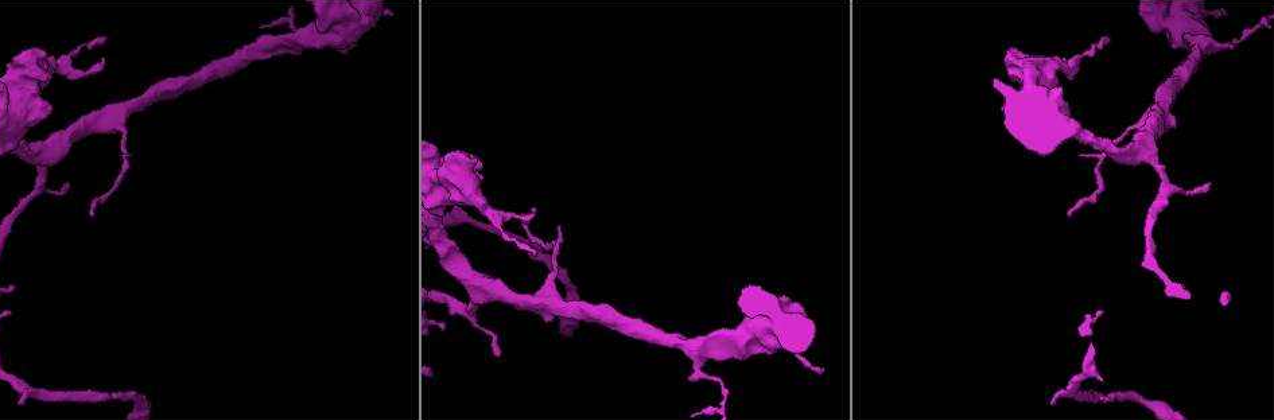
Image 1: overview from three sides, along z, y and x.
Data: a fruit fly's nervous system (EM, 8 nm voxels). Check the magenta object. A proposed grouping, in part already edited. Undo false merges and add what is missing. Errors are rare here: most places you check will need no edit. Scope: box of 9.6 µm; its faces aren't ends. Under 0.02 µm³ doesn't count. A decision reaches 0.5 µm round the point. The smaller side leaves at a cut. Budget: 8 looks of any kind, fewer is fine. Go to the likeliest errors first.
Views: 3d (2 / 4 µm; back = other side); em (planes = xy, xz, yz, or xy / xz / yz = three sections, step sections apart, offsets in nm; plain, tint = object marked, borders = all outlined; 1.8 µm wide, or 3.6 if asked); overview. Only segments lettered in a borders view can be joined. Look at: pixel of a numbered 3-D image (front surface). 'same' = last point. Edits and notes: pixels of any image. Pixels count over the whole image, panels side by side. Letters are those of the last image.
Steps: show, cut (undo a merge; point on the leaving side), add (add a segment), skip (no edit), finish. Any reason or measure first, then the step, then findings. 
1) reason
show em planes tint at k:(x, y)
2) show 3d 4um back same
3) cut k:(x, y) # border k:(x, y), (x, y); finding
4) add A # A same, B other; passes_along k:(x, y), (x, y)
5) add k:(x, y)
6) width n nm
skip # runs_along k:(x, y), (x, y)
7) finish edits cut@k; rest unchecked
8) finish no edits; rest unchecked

show em xy step 16 borders at 1:(1052, 402)

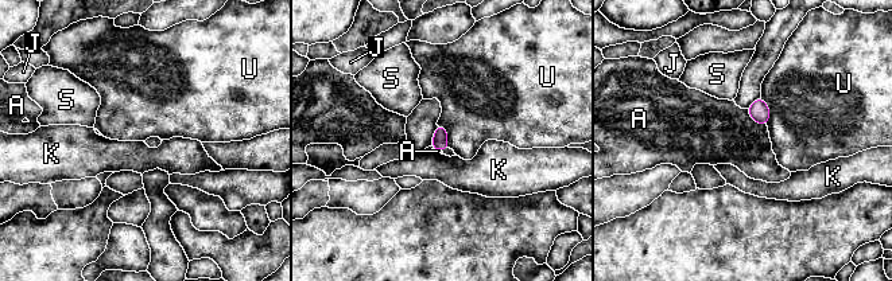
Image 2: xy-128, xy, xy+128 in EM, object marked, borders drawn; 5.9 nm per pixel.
cut it another way
show em planes borders same

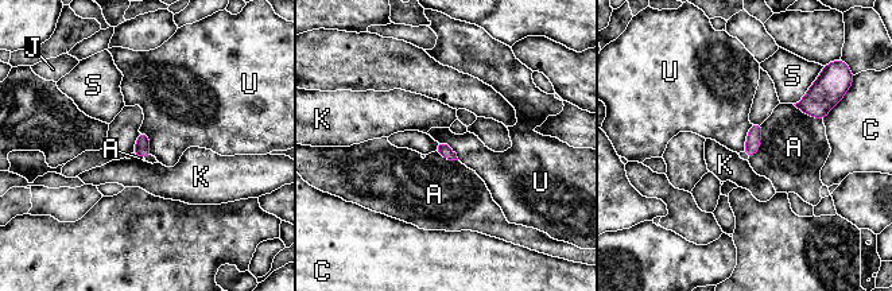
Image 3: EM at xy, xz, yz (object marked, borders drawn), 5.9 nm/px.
skip # A other, C other, J other, K other, S other, U other; no lettered segment goes on from it

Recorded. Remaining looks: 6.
show em planes borders at 1:(102, 60)

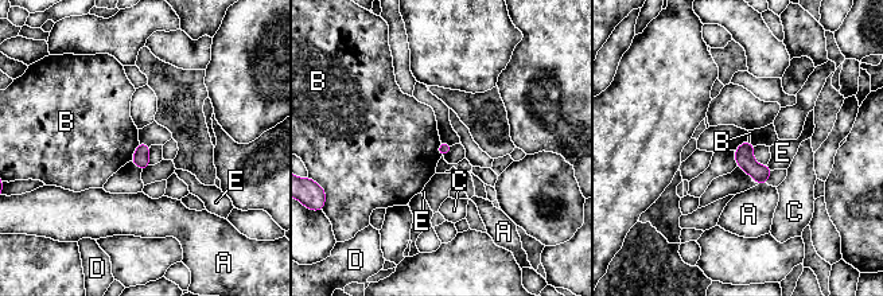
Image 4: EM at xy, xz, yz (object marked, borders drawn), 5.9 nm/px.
skip # A other, B other, C other, D other, E other; border 4:(139, 141), (129, 160); no lettered segment goes on from it

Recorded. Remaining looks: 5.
long arm stops here
show 3d 4um at 1:(92, 213)

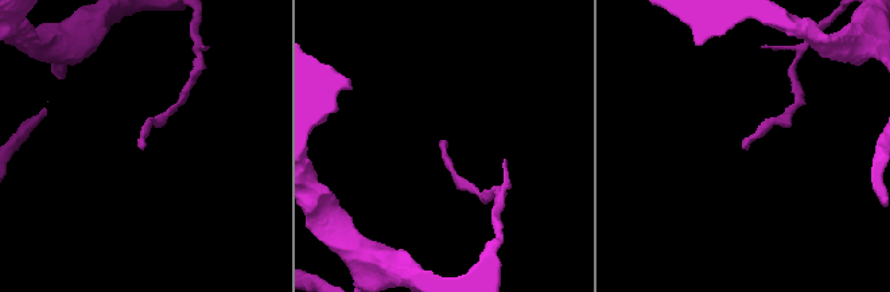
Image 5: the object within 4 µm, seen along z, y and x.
need the tissue
show em xy step 8 borders at 5:(444, 140)

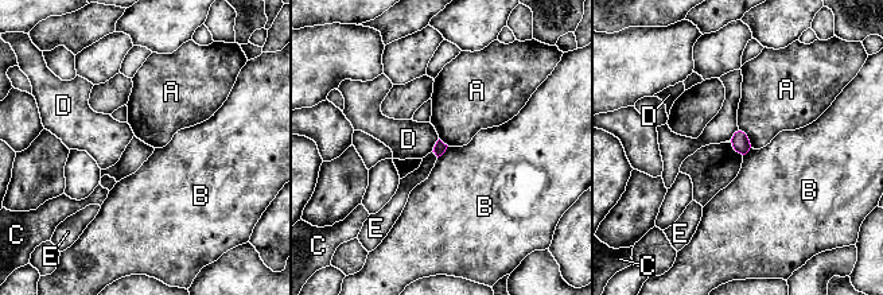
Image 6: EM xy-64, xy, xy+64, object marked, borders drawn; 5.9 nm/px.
show em planes borders same

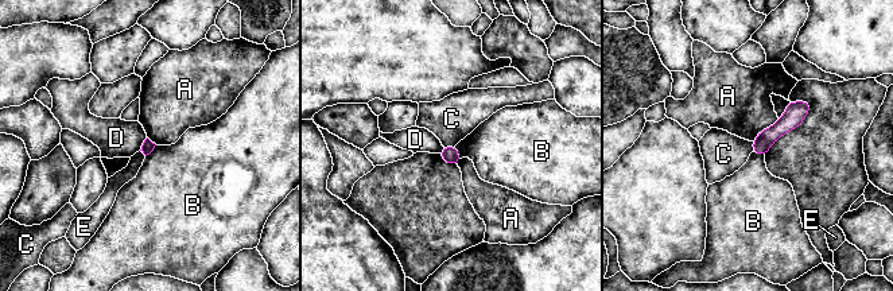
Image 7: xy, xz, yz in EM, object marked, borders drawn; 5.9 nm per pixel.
skip # A other, B other, C other, D other, E other; border 7:(454, 144), (443, 147); none of them fits

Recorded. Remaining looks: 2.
calibre changes
show em 3.6um planes tint at 1:(763, 312)

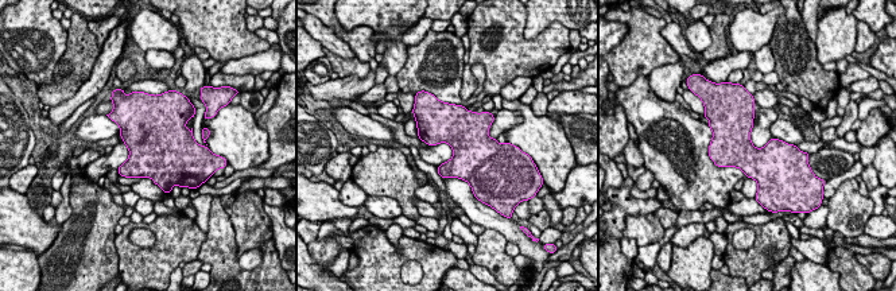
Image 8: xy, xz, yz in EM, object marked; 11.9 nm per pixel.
show em 3.6um planes borders same

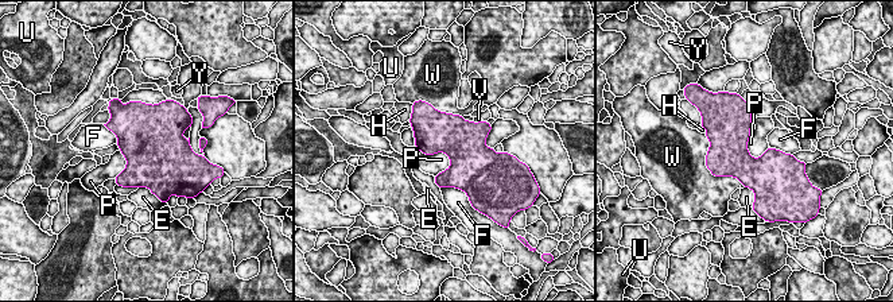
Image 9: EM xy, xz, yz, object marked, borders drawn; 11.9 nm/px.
width 360 nm
skip # E other, F other, H other, P other, U other, V other, W other, Y other; border 9:(418, 148), (443, 153), (450, 166); continuous, no second neuron

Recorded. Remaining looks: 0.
finish no edits; rest unchecked

